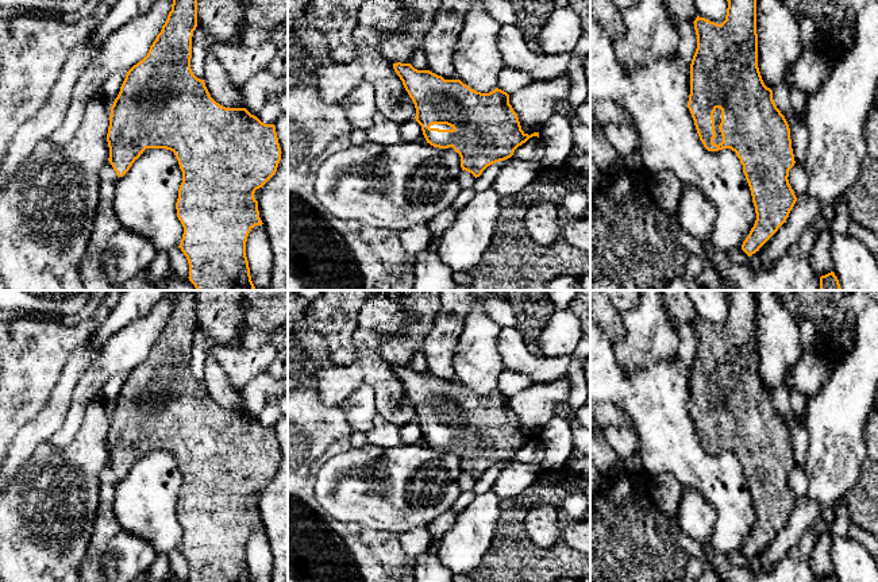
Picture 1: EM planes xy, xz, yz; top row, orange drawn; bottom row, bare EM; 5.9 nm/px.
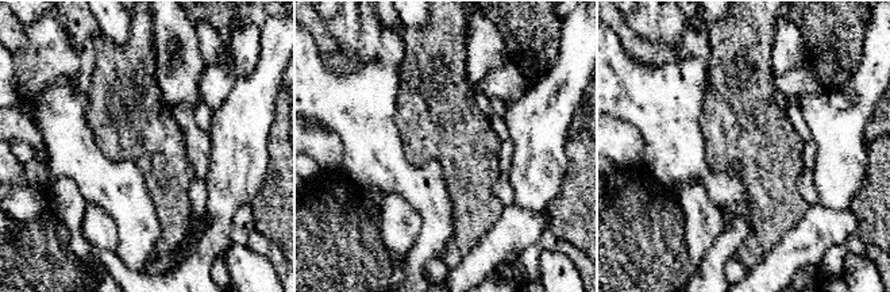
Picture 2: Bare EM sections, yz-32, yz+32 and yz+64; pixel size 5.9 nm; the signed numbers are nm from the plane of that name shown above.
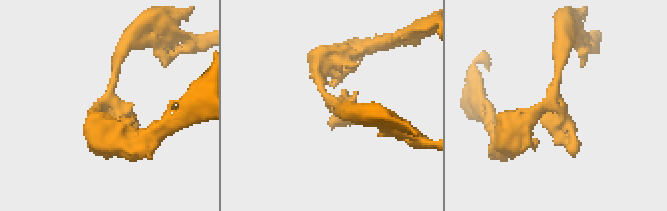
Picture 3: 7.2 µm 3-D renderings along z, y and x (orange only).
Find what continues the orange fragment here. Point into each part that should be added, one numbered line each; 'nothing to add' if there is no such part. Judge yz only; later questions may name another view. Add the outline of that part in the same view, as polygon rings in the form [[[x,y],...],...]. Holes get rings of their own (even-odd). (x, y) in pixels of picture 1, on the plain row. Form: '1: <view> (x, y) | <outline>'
1: yz (717, 416) | [[[716,411],[715,416],[713,416],[713,421],[715,421],[715,433],[716,433],[716,440],[713,442],[713,446],[719,447],[723,444],[723,439],[720,435],[720,425],[721,425],[721,412]]]

